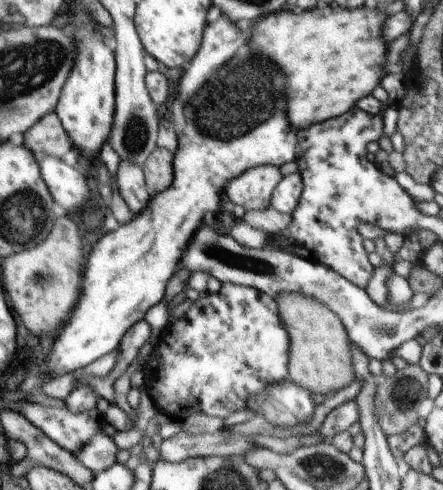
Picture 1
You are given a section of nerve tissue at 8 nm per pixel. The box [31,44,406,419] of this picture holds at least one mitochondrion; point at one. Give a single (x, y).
(240, 103)

